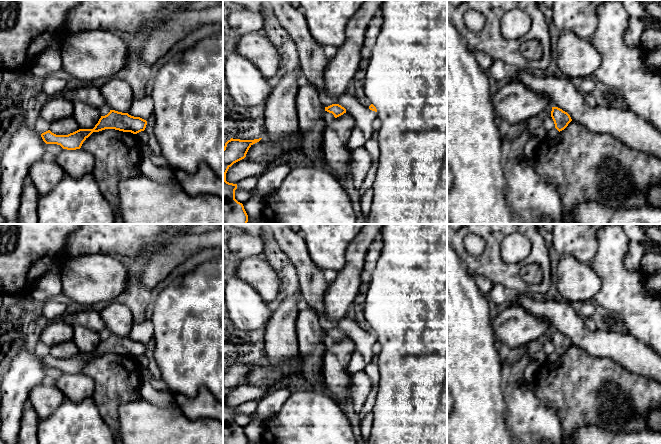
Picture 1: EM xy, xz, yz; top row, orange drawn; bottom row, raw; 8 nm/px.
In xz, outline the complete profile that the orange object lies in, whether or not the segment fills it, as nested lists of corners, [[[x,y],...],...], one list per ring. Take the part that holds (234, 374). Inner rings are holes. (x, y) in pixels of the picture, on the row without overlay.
[[[231,362],[225,367],[223,372],[223,444],[248,444],[243,428],[235,423],[237,408],[227,406],[226,397],[234,387],[244,383],[249,372],[261,363]]]

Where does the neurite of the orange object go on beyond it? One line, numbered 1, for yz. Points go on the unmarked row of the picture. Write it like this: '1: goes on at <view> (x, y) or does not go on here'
1: does not go on here

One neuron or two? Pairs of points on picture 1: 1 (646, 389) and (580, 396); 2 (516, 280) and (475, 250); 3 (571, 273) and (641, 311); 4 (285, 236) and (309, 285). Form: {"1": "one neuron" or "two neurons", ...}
{"1": "one neuron", "2": "two neurons", "3": "two neurons", "4": "one neuron"}

